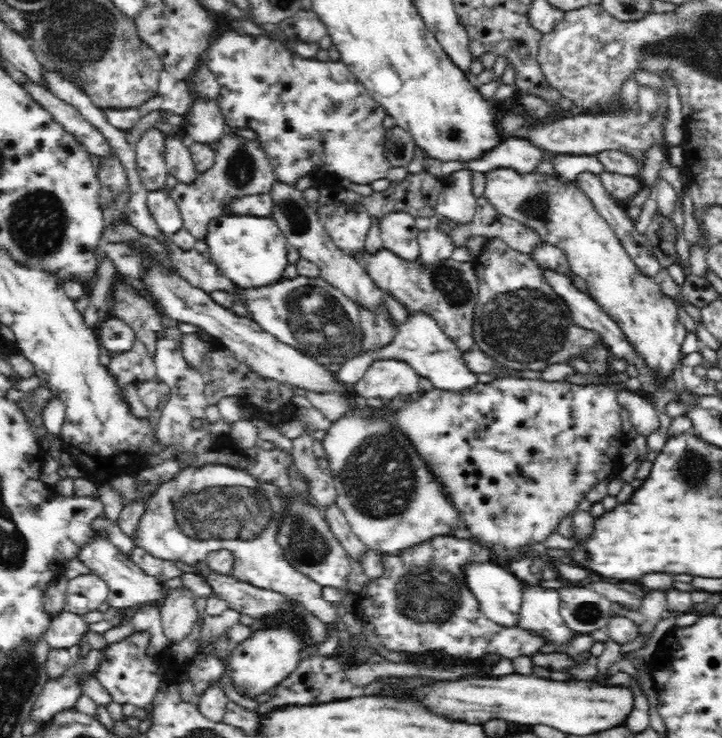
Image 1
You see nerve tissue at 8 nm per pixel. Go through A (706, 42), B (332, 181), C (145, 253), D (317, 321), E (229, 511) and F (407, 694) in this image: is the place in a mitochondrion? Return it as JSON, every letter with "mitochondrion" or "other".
{"A":"mitochondrion","B":"other","C":"other","D":"mitochondrion","E":"mitochondrion","F":"other"}

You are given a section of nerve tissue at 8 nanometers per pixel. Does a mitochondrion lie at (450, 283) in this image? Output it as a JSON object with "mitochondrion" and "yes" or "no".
{"mitochondrion":"yes"}

